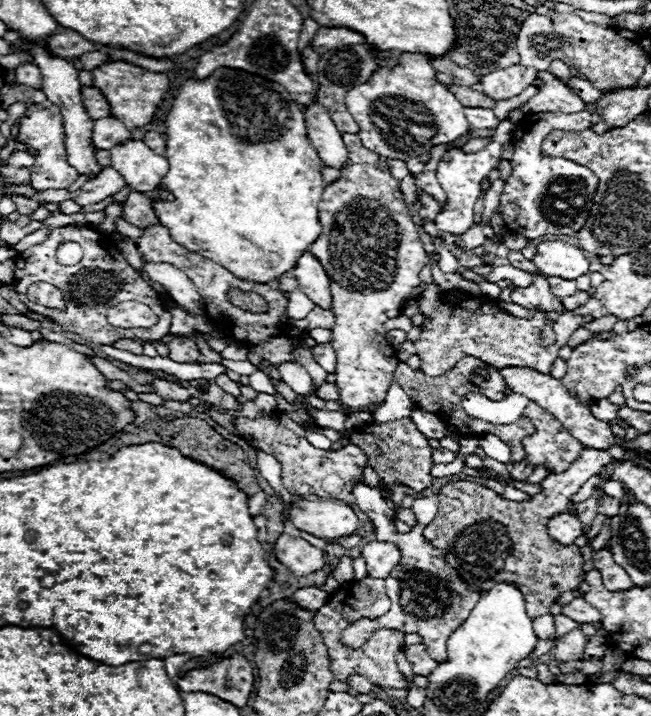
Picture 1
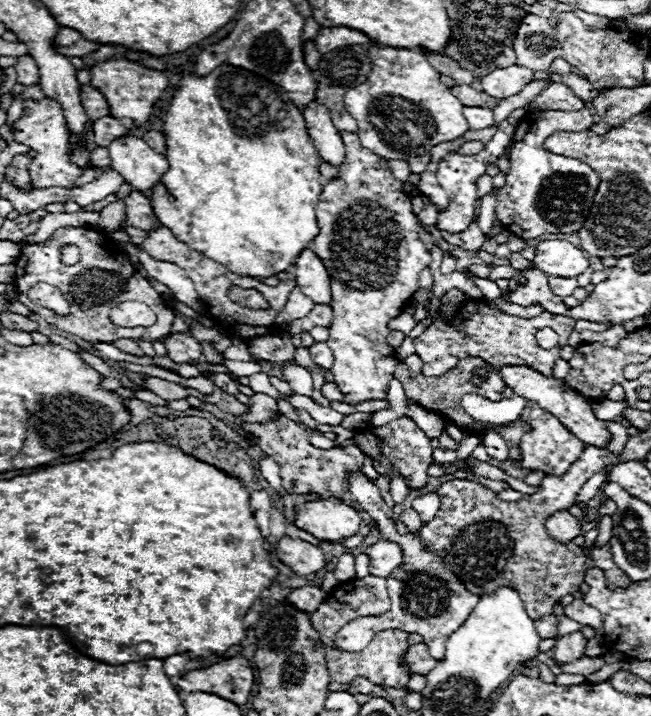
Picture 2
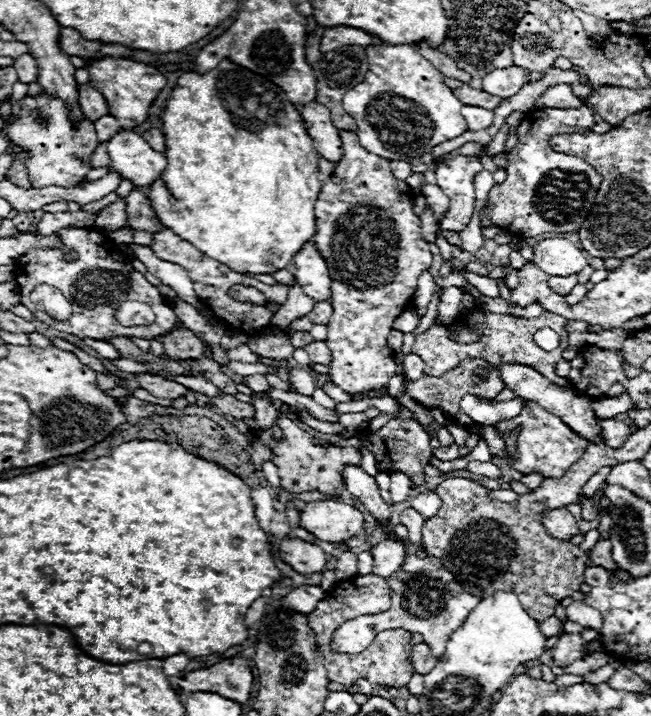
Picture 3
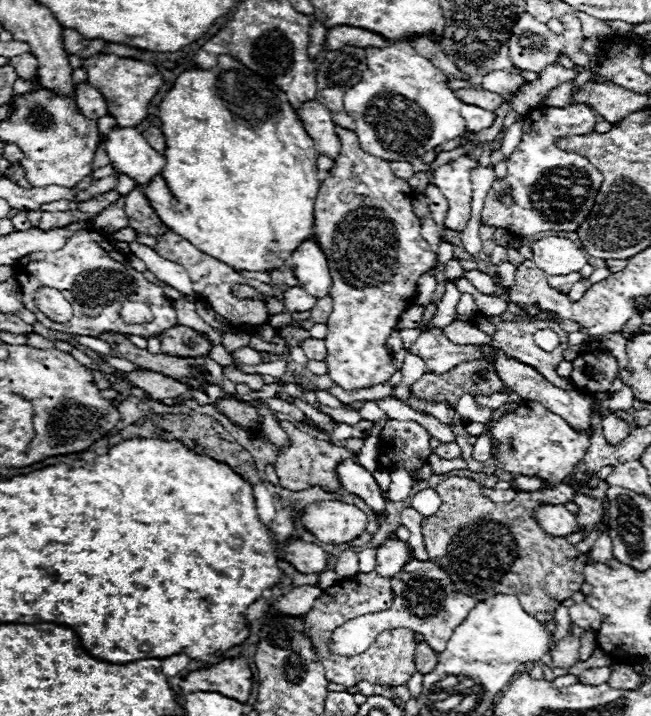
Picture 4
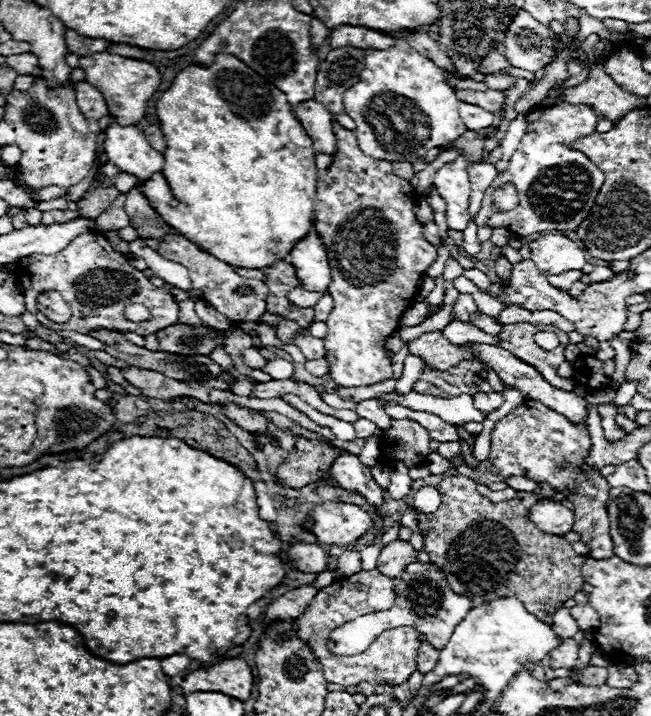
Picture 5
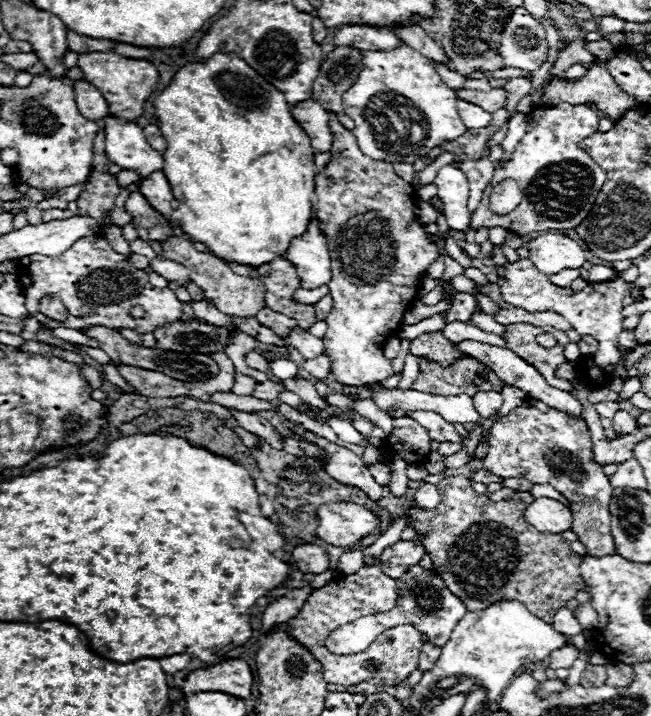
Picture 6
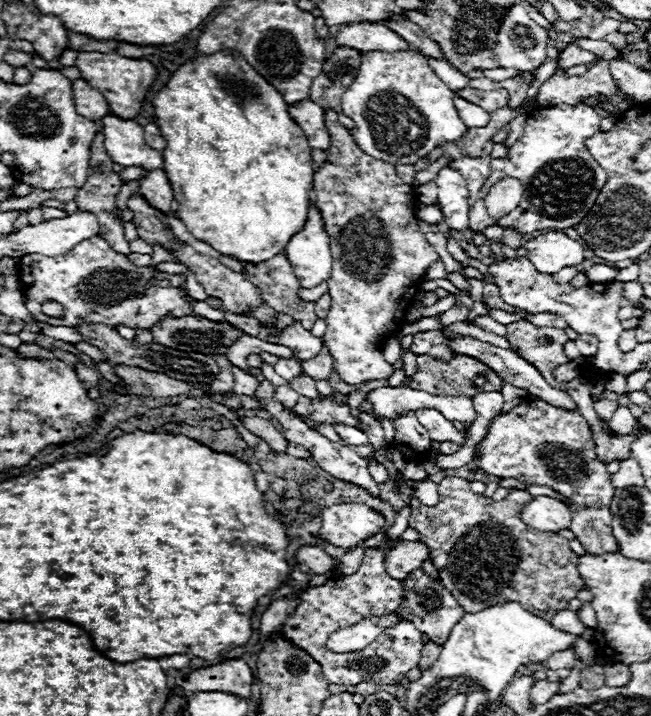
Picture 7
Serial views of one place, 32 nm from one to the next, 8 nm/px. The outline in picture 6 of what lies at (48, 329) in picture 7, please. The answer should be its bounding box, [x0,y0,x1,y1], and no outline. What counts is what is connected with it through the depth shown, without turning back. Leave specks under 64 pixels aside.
[52,328,98,348]

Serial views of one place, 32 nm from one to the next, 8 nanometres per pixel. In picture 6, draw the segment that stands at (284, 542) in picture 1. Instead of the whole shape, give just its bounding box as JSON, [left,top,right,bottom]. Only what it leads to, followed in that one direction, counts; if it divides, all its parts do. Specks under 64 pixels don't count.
[292,544,330,574]

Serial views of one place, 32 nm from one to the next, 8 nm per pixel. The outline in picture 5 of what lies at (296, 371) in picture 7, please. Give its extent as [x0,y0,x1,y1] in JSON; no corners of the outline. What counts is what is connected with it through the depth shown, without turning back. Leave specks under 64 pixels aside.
[260,358,294,380]

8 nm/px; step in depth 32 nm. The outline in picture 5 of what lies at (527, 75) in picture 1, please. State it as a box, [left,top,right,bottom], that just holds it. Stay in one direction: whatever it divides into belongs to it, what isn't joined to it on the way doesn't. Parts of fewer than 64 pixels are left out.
[484,72,518,92]

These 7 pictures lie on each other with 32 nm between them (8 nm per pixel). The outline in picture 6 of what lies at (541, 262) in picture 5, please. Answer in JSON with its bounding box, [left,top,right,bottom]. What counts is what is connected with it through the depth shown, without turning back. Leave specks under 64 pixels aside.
[526,234,586,276]

